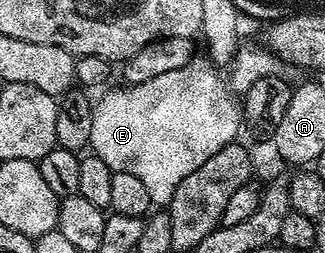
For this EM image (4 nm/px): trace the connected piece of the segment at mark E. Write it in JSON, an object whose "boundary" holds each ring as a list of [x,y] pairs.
{"boundary":[[[193,60],[187,66],[154,76],[137,86],[125,85],[124,90],[112,90],[95,103],[94,124],[90,128],[91,153],[98,155],[113,172],[131,172],[146,187],[146,192],[150,192],[153,207],[167,207],[178,184],[182,184],[190,172],[206,164],[218,148],[237,141],[240,126],[242,130],[242,106],[237,95],[235,98],[220,79],[221,71],[204,62]]]}

